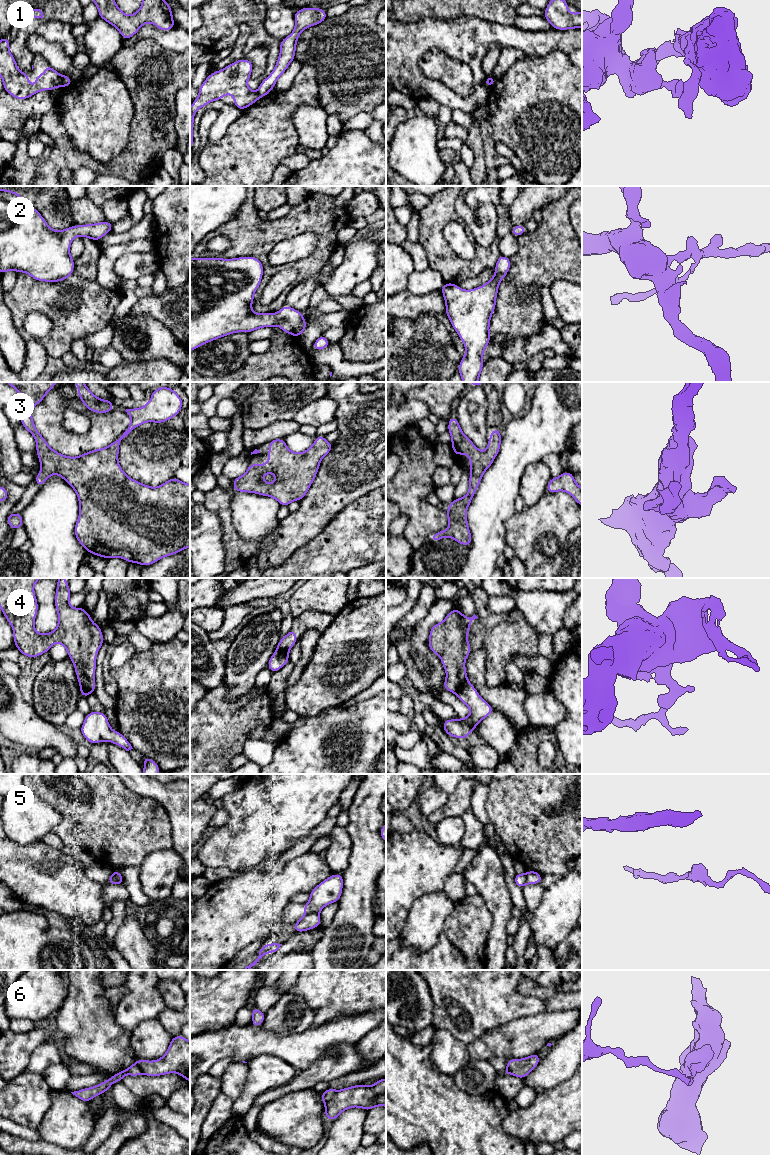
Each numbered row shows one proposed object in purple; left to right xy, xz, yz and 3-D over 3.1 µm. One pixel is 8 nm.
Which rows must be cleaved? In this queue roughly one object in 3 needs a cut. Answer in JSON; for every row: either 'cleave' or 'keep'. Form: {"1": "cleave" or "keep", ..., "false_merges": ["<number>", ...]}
{"1": "cleave", "2": "keep", "3": "keep", "4": "cleave", "5": "cleave", "6": "cleave", "false_merges": ["1", "4", "5", "6"]}

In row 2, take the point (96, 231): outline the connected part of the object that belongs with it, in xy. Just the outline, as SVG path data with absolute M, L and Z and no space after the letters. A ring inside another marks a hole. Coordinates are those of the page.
M0 189L0 275L14 270L17 273L25 272L38 281L63 281L71 276L74 270L74 260L69 253L72 240L77 236L82 236L99 241L104 235L111 232L112 228L113 224L106 221L83 226L74 225L61 231L53 230L42 215L29 205L20 194L12 190Z

